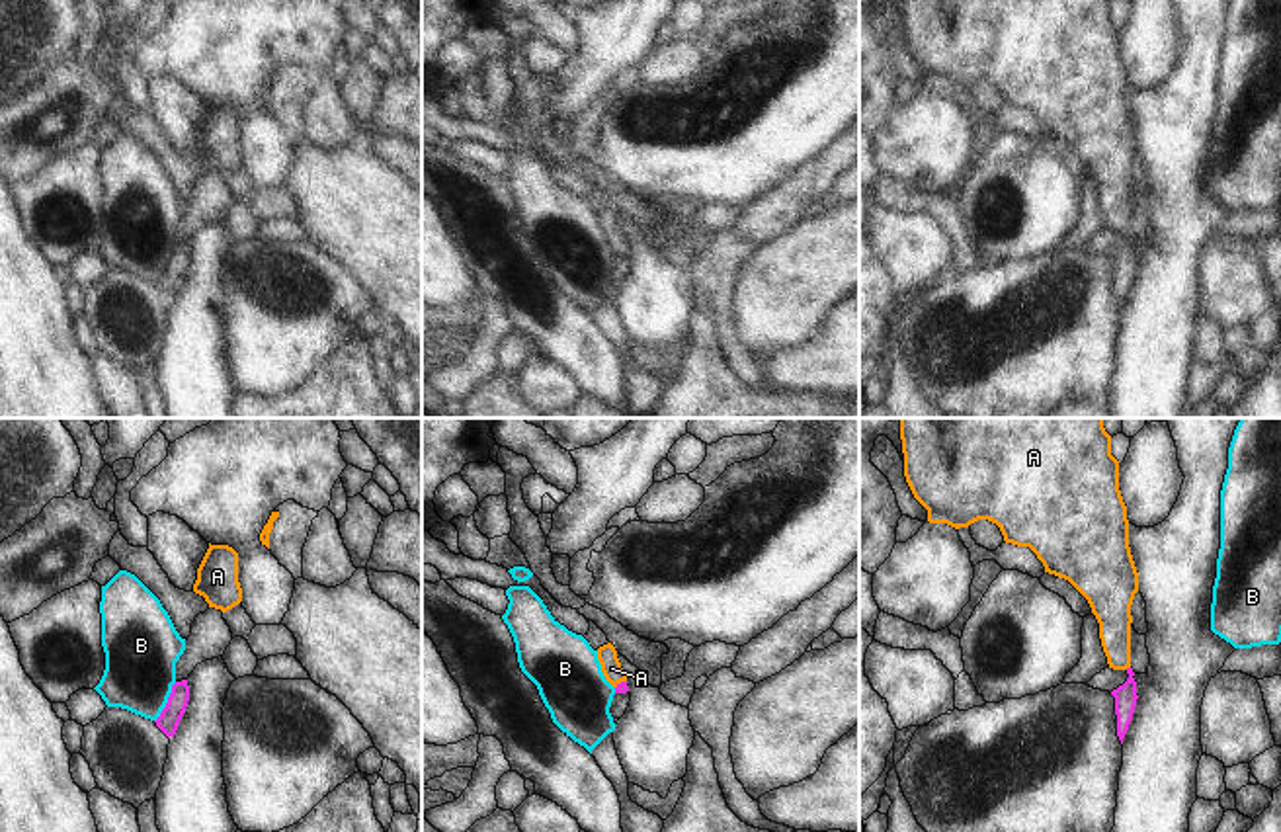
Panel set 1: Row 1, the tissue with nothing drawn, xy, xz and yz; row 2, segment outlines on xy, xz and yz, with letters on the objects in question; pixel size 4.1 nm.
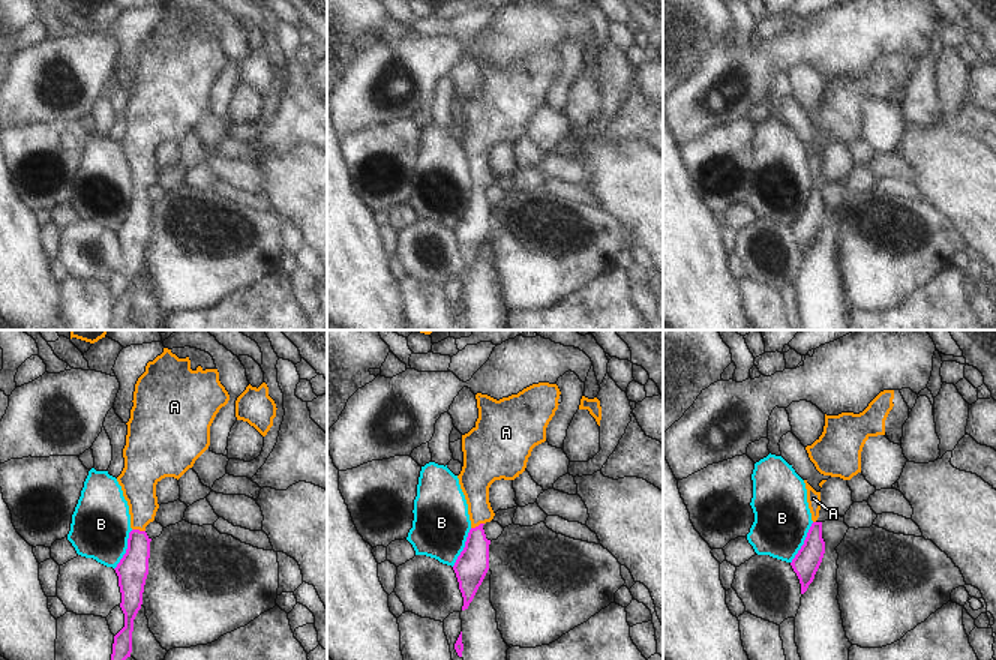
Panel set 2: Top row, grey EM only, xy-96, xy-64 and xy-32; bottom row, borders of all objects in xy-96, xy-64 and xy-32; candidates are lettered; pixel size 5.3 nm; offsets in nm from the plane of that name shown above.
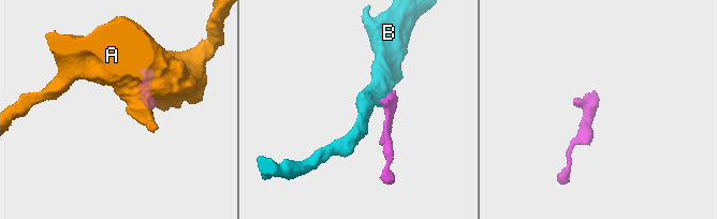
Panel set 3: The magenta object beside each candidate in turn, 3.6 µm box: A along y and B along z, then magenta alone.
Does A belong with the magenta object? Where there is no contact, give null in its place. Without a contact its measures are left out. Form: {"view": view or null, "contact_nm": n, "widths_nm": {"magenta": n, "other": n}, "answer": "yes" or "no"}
{"view": "xz", "contact_nm": 60, "widths_nm": {"magenta": 50, "other": 80}, "answer": "yes"}

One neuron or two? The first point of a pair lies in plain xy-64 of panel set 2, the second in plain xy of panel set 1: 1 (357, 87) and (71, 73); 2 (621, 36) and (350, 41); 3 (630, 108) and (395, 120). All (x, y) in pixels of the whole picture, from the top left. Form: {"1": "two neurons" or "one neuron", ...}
{"1": "one neuron", "2": "one neuron", "3": "two neurons"}

